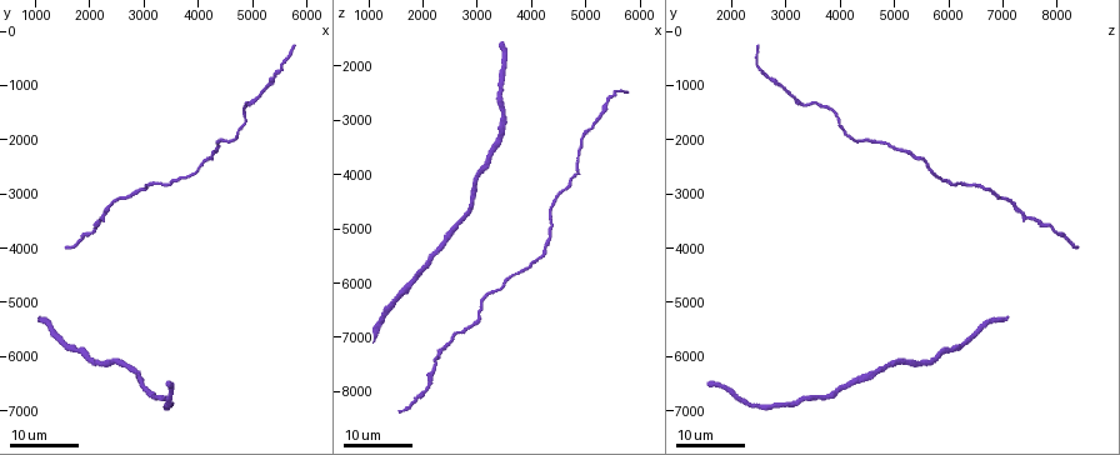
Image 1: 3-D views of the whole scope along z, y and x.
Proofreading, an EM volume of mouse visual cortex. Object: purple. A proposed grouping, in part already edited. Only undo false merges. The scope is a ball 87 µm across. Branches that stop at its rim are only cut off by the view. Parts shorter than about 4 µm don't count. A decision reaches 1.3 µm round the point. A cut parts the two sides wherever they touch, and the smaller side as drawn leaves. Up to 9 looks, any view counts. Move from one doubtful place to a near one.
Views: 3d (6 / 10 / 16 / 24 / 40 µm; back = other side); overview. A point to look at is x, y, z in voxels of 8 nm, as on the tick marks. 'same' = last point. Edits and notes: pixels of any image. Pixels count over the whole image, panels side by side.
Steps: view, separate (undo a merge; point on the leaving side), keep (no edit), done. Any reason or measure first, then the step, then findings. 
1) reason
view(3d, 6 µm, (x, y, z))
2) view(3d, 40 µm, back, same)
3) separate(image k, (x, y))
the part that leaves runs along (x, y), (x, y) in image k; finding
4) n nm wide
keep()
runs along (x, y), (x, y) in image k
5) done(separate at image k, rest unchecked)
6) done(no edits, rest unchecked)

sudden change in width
view(3d, 24 µm, (3000, 2850, 6600))

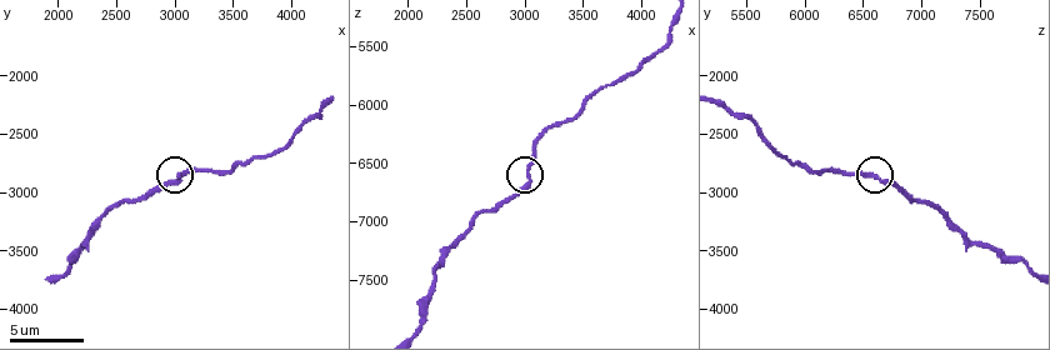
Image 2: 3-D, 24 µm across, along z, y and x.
view(3d, 10 µm, (3040, 2900, 6640))

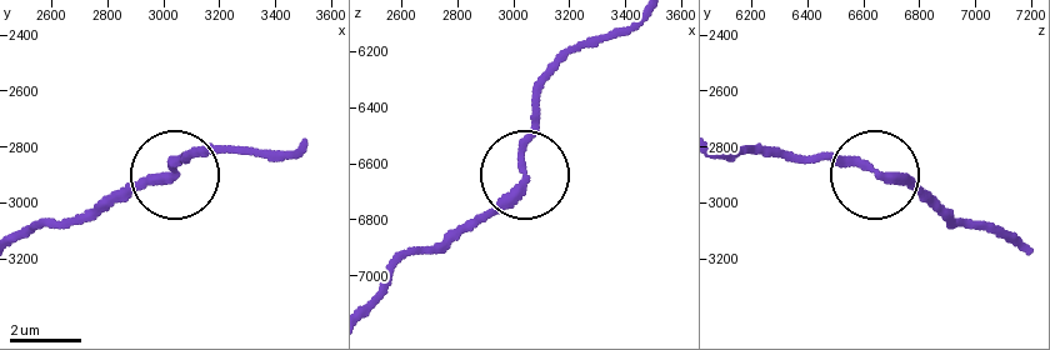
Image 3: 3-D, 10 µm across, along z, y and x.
keep()
runs along (1009, 241), (865, 170), (788, 159) in image 3; continuous, no second neuron

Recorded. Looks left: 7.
thick turns thin
view(3d, 10 µm, (2340, 3240, 7220))

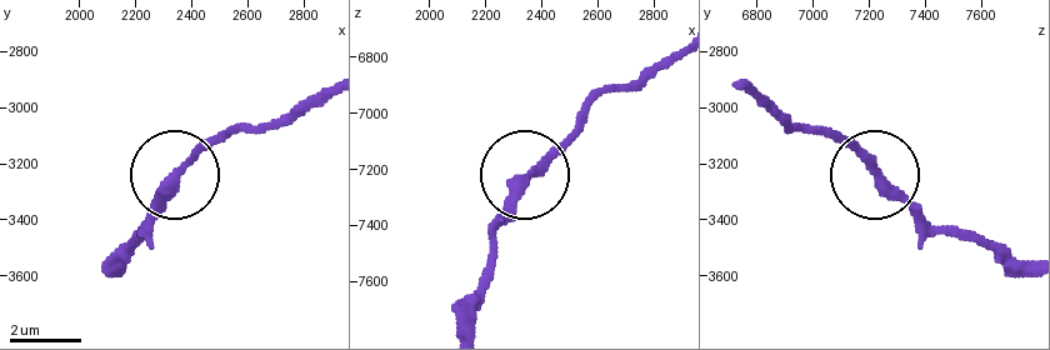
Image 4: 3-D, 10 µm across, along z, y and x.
keep()
runs along (1025, 269), (926, 224), (823, 129) in image 4; all the same neuron

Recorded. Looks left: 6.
calibre changes
view(3d, 16 µm, (4900, 1400, 3400))

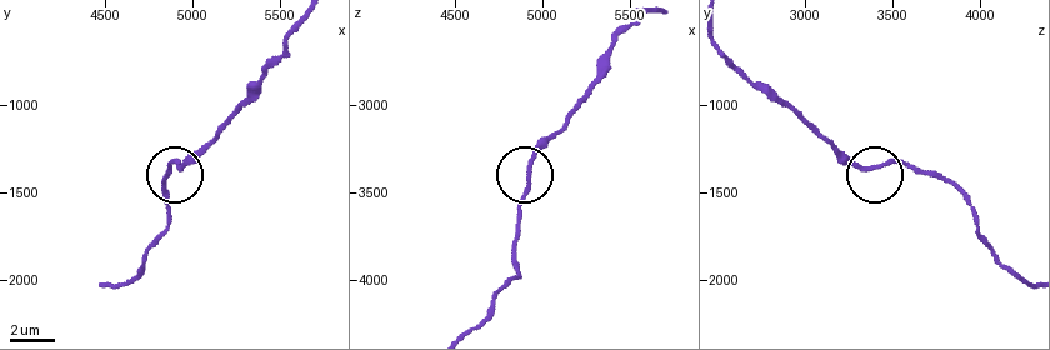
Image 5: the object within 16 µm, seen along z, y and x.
view(3d, 6 µm, (4920, 1360, 3380))

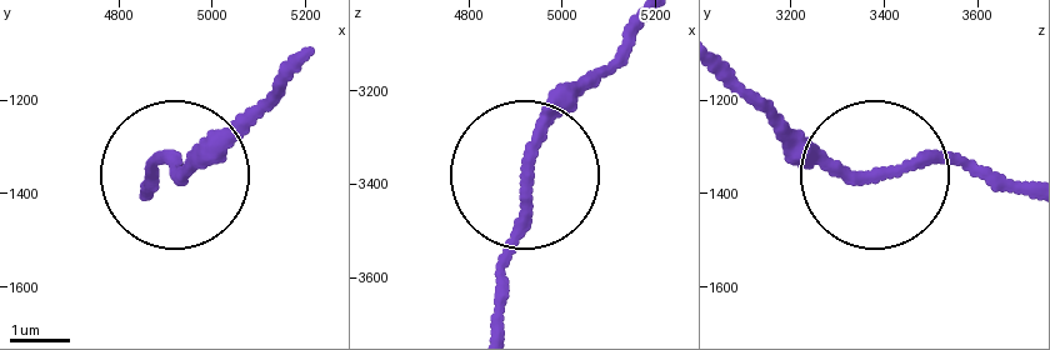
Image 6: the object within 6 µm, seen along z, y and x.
keep()
runs along (145, 194), (160, 164), (175, 179), (275, 95) in image 6; one neuron here

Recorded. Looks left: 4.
calibre changes
view(3d, 16 µm, (5300, 1000, 2850))

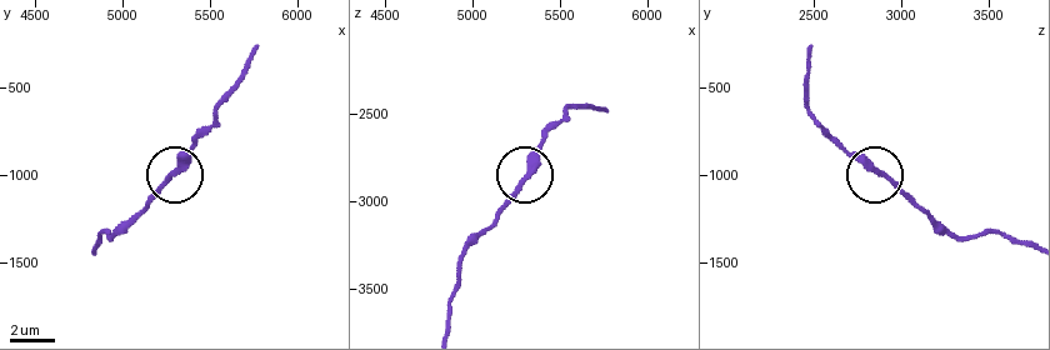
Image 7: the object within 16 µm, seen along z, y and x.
view(3d, 6 µm, (5280, 1020, 2900))

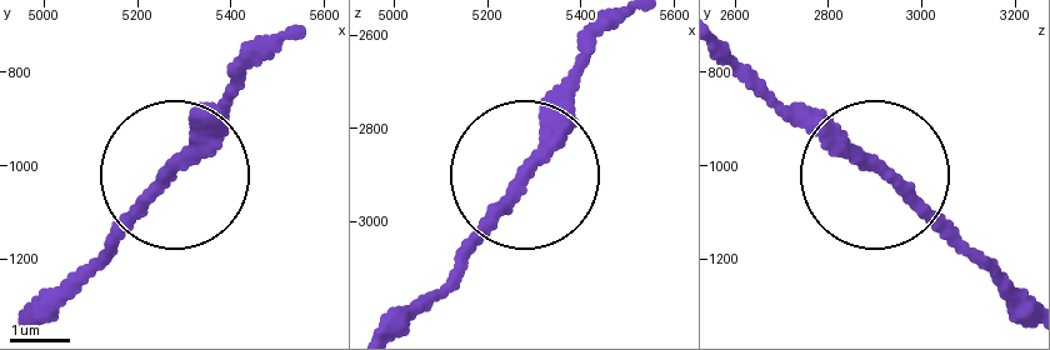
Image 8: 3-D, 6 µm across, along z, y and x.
keep()
runs along (53, 293), (181, 164), (241, 74) in image 8; continuous, no second neuron

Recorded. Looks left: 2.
done(no edits, rest unchecked)

